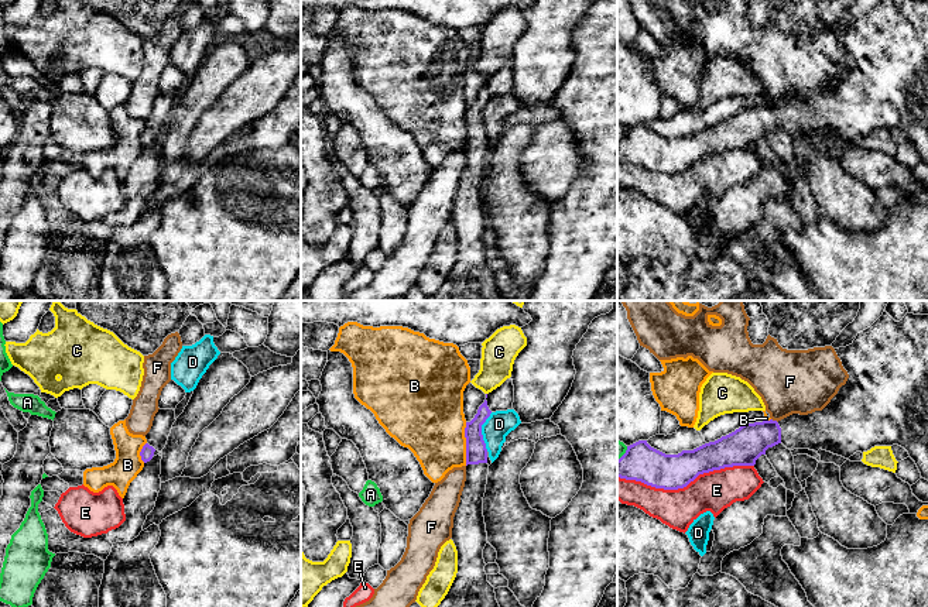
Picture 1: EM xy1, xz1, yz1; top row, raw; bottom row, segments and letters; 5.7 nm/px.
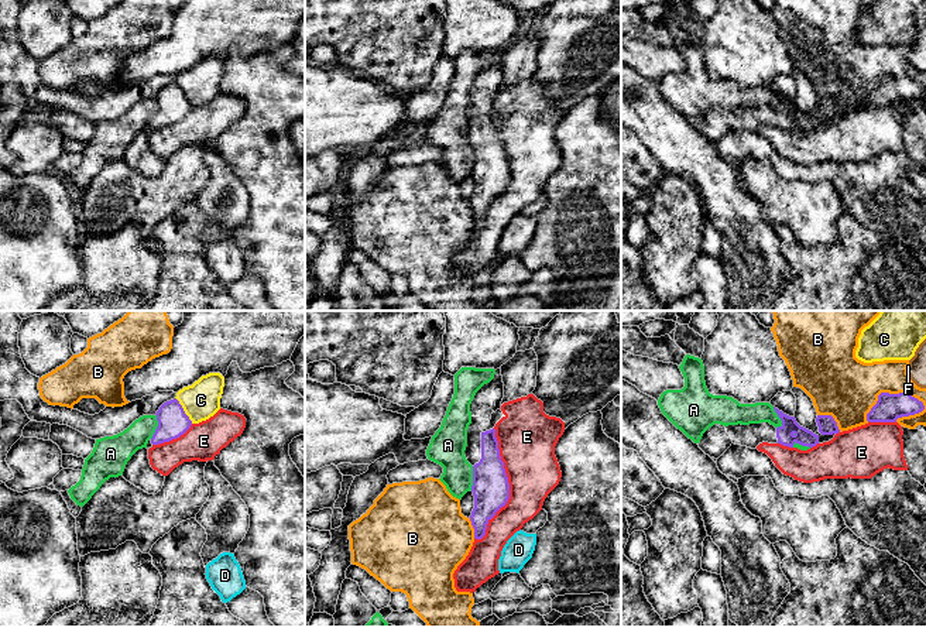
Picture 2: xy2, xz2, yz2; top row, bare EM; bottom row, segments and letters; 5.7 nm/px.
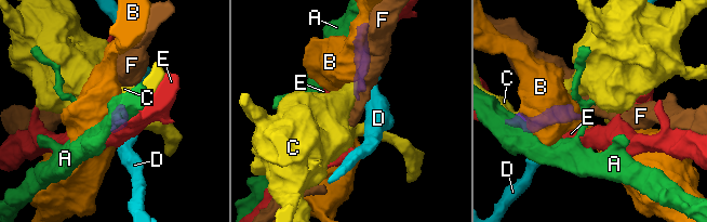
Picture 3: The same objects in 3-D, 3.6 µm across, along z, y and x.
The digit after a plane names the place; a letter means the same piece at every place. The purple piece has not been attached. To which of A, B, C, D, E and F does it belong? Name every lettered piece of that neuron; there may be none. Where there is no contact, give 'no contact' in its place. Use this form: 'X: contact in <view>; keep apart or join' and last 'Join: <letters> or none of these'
A: contact in xy2; keep apart
B: contact in yz2; keep apart
C: contact in xy2; keep apart
D: contact in xz1; keep apart
E: contact in yz1; keep apart
F: contact in yz1; keep apart
Join: none of these

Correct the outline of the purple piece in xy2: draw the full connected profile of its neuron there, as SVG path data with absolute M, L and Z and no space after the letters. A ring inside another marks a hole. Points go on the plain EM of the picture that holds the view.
M176 82L164 86L157 95L158 110L151 121L152 129L169 126L184 119L192 109Z

